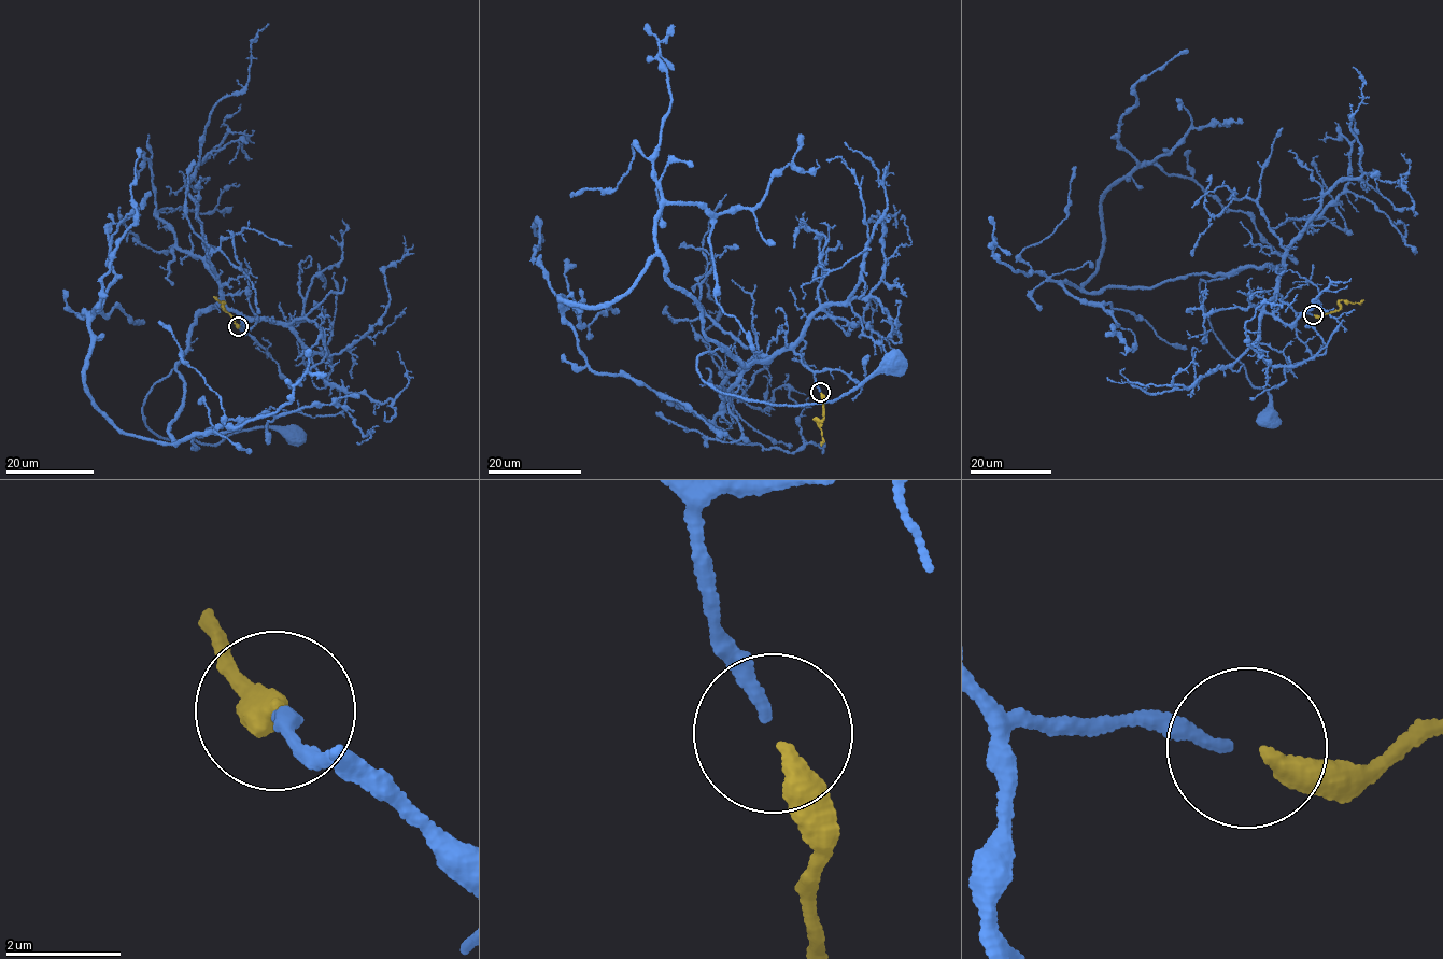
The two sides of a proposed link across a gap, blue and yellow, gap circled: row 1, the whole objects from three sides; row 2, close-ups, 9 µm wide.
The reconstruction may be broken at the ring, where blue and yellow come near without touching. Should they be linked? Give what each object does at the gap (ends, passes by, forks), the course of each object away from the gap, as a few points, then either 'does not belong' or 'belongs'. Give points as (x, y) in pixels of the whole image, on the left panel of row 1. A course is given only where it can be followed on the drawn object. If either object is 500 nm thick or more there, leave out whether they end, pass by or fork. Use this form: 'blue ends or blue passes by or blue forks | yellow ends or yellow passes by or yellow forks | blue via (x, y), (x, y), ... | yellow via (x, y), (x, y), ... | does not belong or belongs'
blue ends | yellow ends | blue via (239, 326), (234, 311), (198, 312), (179, 363), (146, 395), (145, 425), (211, 445), (257, 426), (295, 438) | yellow via (238, 326), (222, 302), (213, 297) | belongs

